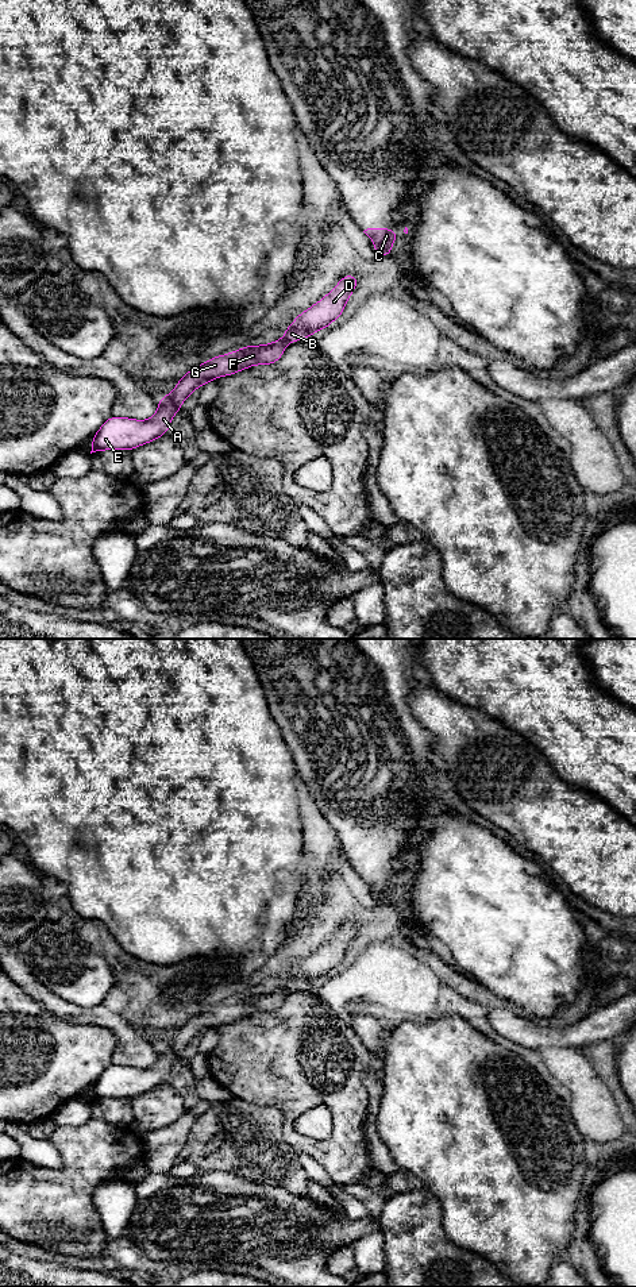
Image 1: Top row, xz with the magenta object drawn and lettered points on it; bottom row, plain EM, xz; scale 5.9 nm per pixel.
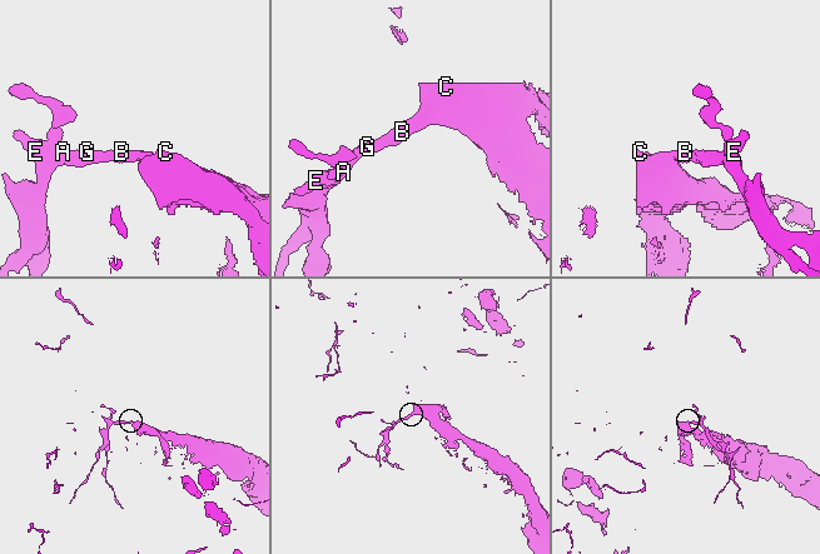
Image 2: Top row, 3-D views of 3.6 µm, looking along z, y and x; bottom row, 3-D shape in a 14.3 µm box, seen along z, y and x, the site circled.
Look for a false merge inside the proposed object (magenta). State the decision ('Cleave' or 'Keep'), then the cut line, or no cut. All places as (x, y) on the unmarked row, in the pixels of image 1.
Keep. No split

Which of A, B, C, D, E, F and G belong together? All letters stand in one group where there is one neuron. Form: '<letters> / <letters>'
A B C D E F G

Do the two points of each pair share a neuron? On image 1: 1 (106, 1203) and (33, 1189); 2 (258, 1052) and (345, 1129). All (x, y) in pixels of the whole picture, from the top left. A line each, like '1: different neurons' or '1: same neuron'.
1: different neurons
2: same neuron

